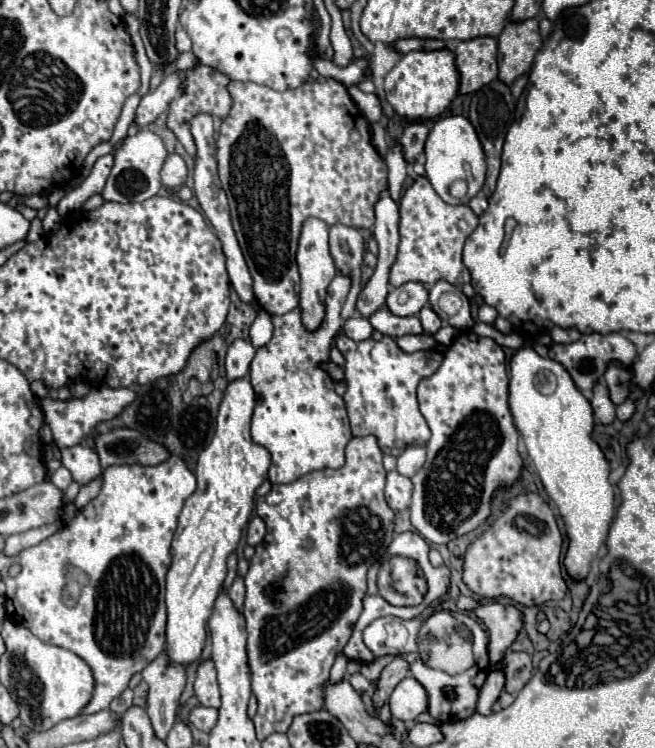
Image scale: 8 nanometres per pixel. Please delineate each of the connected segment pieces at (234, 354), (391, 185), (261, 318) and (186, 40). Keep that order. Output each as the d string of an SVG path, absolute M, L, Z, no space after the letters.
M234 340L226 354L226 376L228 380L242 378L250 372L250 362L254 358L254 346L248 340Z
M390 146L388 154L386 154L386 164L388 164L388 190L390 190L390 198L398 204L400 200L400 190L404 186L404 180L408 178L408 162L402 158L400 154L400 146Z
M264 310L258 312L258 318L254 320L252 328L250 328L250 340L256 348L266 346L270 342L272 336L272 322L270 322L270 314L266 314Z
M178 28L178 30L176 30L176 50L178 50L178 52L186 52L186 50L190 50L190 48L192 48L190 36L186 34L186 30Z

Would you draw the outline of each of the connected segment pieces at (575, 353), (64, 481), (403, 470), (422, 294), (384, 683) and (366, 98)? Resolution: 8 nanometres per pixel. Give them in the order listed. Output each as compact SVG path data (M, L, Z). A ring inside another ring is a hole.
M584 334L580 336L580 340L572 342L572 344L552 344L550 346L550 354L548 354L552 360L560 362L568 374L572 376L574 384L584 390L584 392L592 392L594 386L598 382L602 382L604 374L606 374L606 368L610 362L618 360L622 362L624 366L632 364L634 358L636 358L636 346L624 336L624 334Z
M60 466L60 468L52 474L52 484L54 484L56 488L60 488L60 490L66 490L66 488L70 486L70 482L72 482L72 476L70 476L70 472L68 472L64 466Z
M410 446L398 456L398 468L396 470L402 476L412 478L424 466L424 460L426 460L426 448L424 446Z
M408 282L406 286L392 288L386 298L386 308L396 316L414 316L428 302L428 290L420 282Z
M394 658L384 670L382 670L382 674L380 674L380 680L378 680L378 688L376 688L376 692L374 692L374 704L376 704L376 710L388 700L388 696L390 696L390 690L394 690L394 686L402 680L402 678L406 678L408 676L408 672L410 672L410 664L404 660L404 658Z
M350 86L348 92L350 92L352 100L356 102L356 106L360 108L360 112L370 122L380 122L380 118L382 118L382 104L380 104L376 94L364 94L362 90L358 90L358 86Z

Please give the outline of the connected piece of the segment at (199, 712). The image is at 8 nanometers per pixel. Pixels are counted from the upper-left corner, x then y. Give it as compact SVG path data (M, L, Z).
M196 706L188 714L190 724L194 724L202 732L210 732L212 726L216 724L216 718L218 718L218 710L216 708L206 708L206 706Z

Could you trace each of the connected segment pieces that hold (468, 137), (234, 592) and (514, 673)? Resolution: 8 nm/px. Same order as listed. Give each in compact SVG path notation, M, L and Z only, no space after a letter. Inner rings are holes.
M462 116L440 118L426 140L424 154L426 154L426 176L444 202L468 204L468 200L482 190L484 178L486 178L486 160L484 160L484 152L478 142L478 136L474 134L474 128L466 118ZM454 180L464 180L468 184L468 194L464 200L456 200L448 194L448 186Z
M236 576L232 588L230 588L230 598L236 604L238 610L242 610L242 602L244 602L244 580L240 576Z
M508 652L504 658L504 672L506 672L506 686L504 690L516 696L526 682L532 678L532 660L524 652Z

